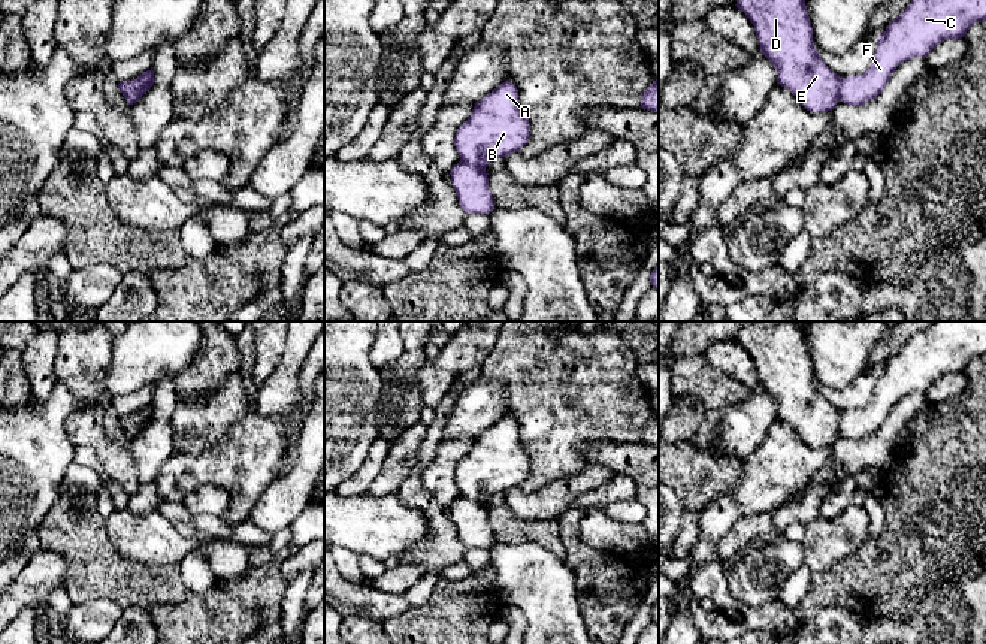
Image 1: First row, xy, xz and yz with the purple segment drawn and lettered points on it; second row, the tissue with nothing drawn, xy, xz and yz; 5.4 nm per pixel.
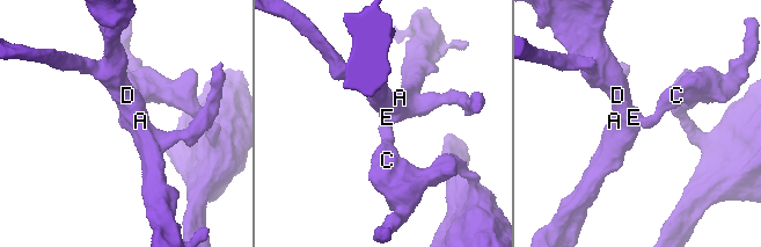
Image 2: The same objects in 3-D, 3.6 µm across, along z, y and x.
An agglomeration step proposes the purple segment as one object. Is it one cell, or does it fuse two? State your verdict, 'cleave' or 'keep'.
cleave

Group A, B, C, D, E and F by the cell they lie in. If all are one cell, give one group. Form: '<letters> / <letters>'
A B D E / C F

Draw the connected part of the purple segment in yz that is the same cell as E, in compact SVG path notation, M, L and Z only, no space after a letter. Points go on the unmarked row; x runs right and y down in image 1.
M750 321L737 339L754 360L760 387L774 399L777 418L813 447L838 438L840 411L820 393L804 326L798 321Z

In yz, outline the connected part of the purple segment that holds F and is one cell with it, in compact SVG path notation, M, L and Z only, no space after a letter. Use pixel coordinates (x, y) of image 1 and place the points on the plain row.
M932 321L878 371L869 403L840 414L840 436L863 439L875 433L899 399L925 393L947 374L962 374L973 359L985 354L986 321Z

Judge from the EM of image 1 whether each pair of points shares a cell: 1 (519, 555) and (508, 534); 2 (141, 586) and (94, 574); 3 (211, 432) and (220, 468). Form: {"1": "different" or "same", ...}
{"1": "different", "2": "same", "3": "different"}

